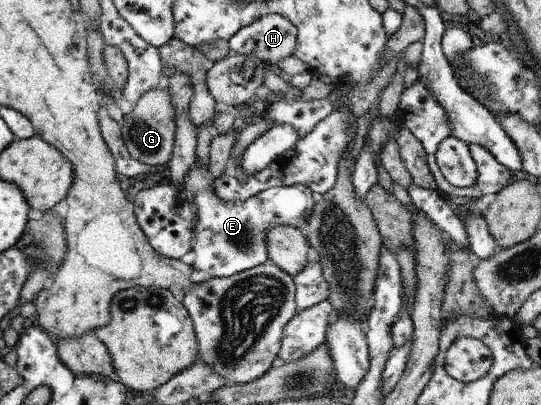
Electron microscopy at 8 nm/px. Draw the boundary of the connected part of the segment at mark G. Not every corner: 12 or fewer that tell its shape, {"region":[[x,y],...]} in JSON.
{"region":[[169,90],[146,92],[121,136],[138,163],[164,168],[175,146]]}

